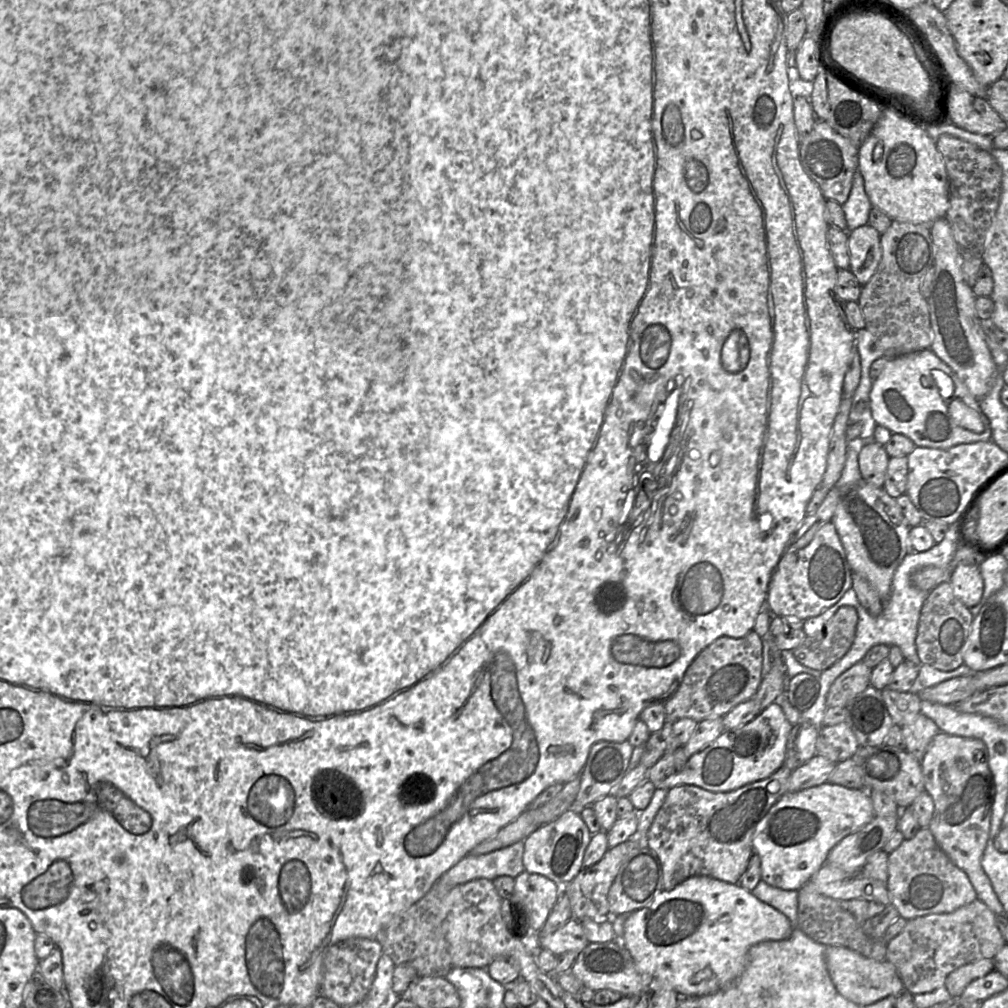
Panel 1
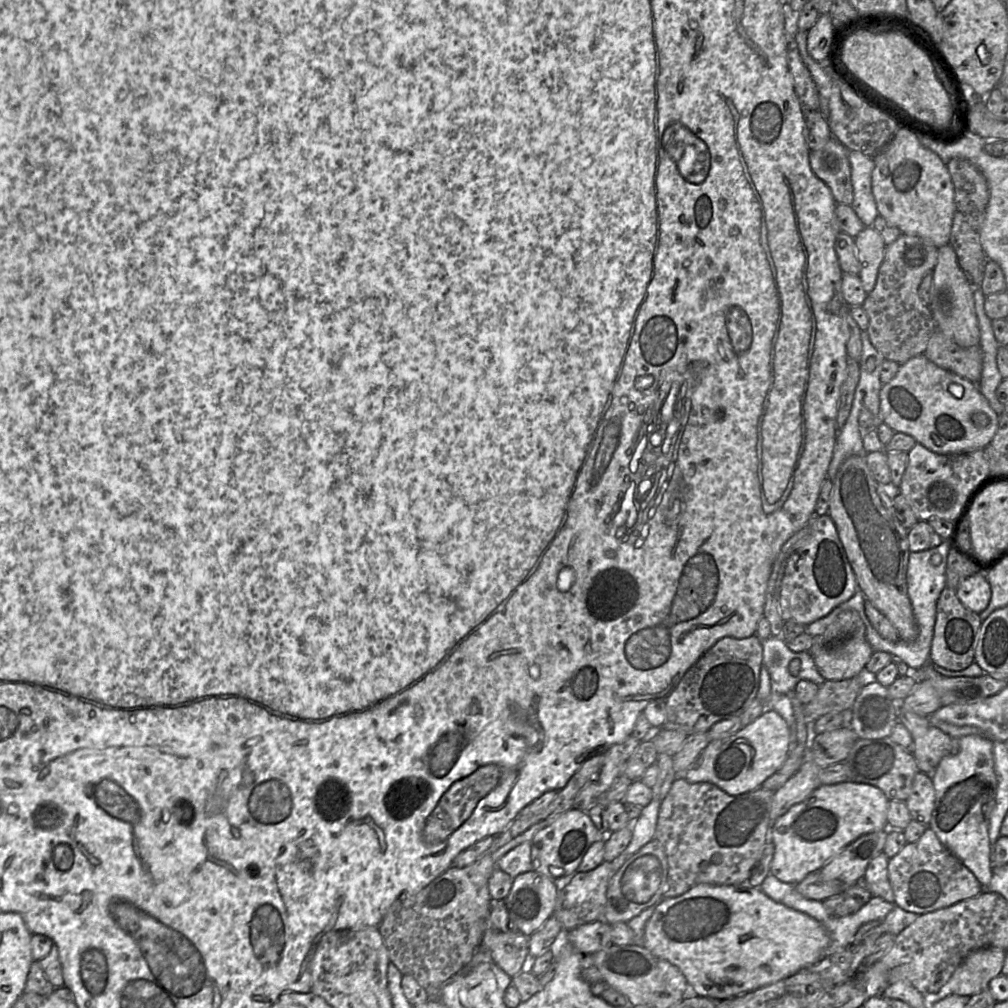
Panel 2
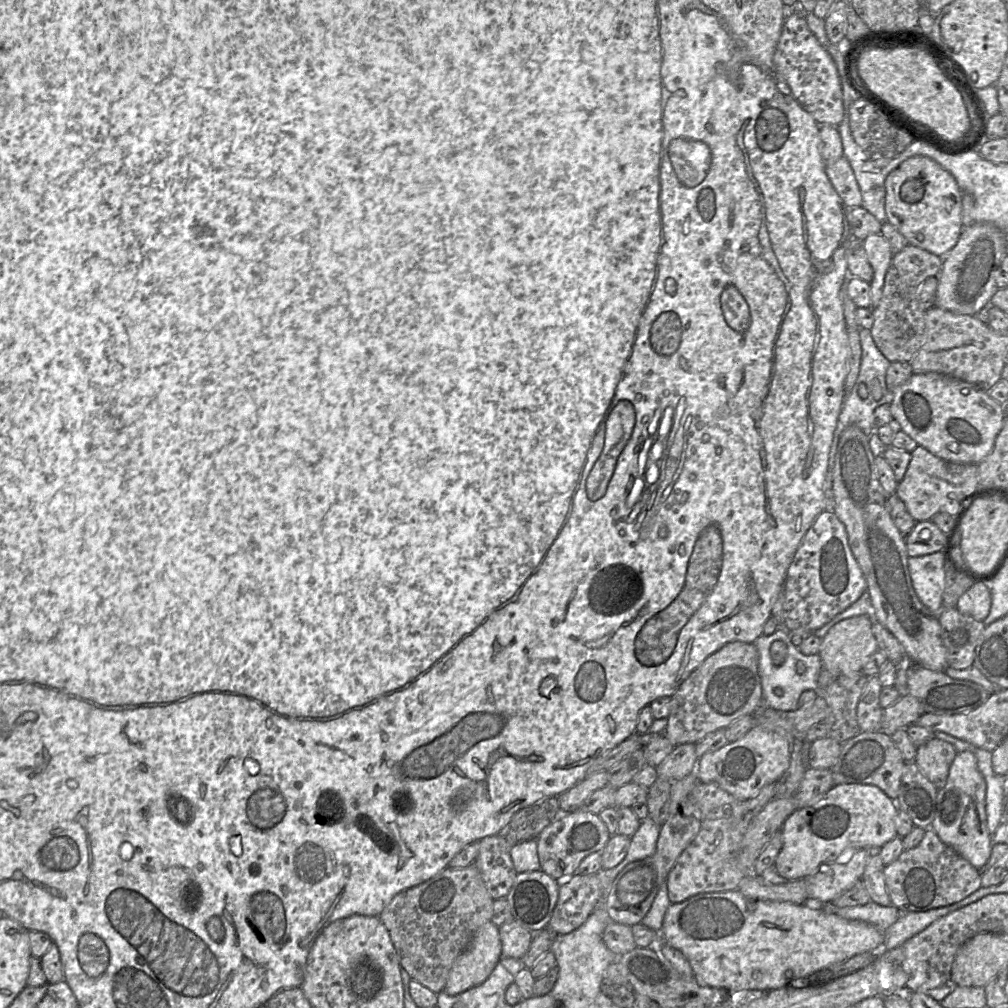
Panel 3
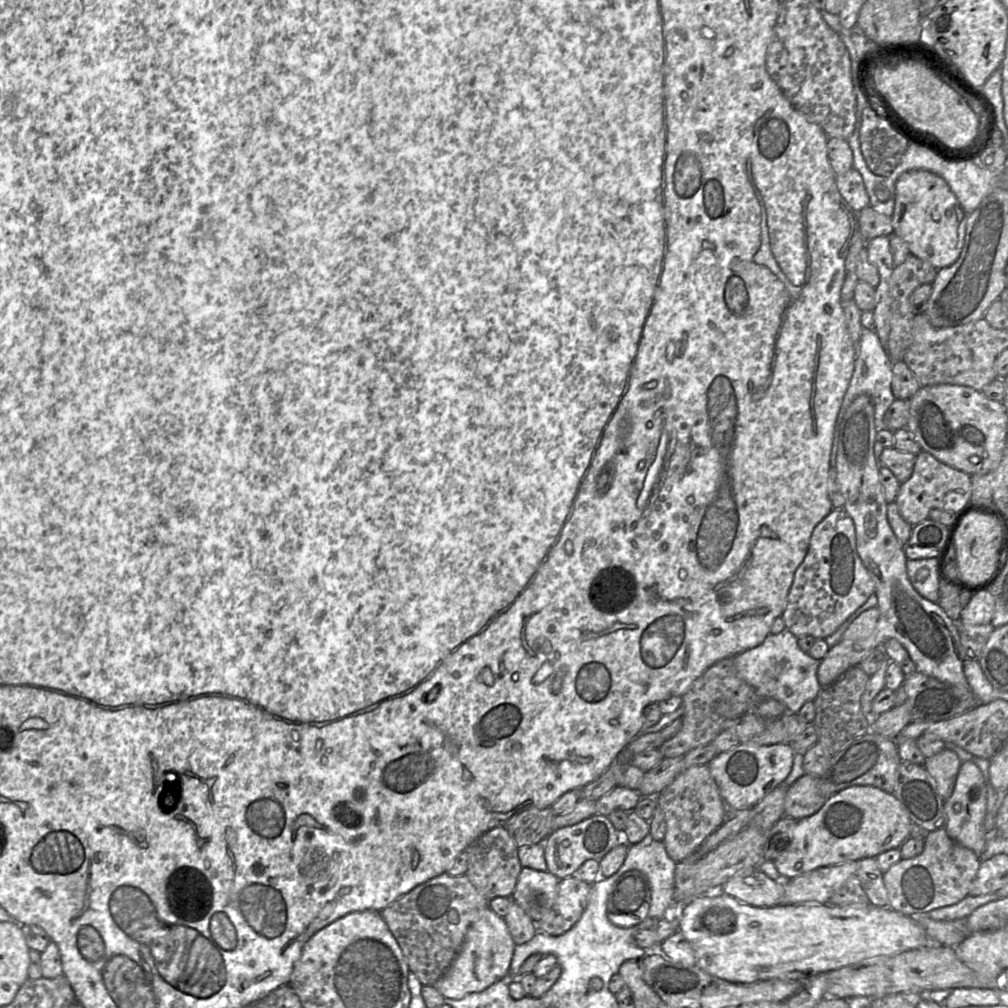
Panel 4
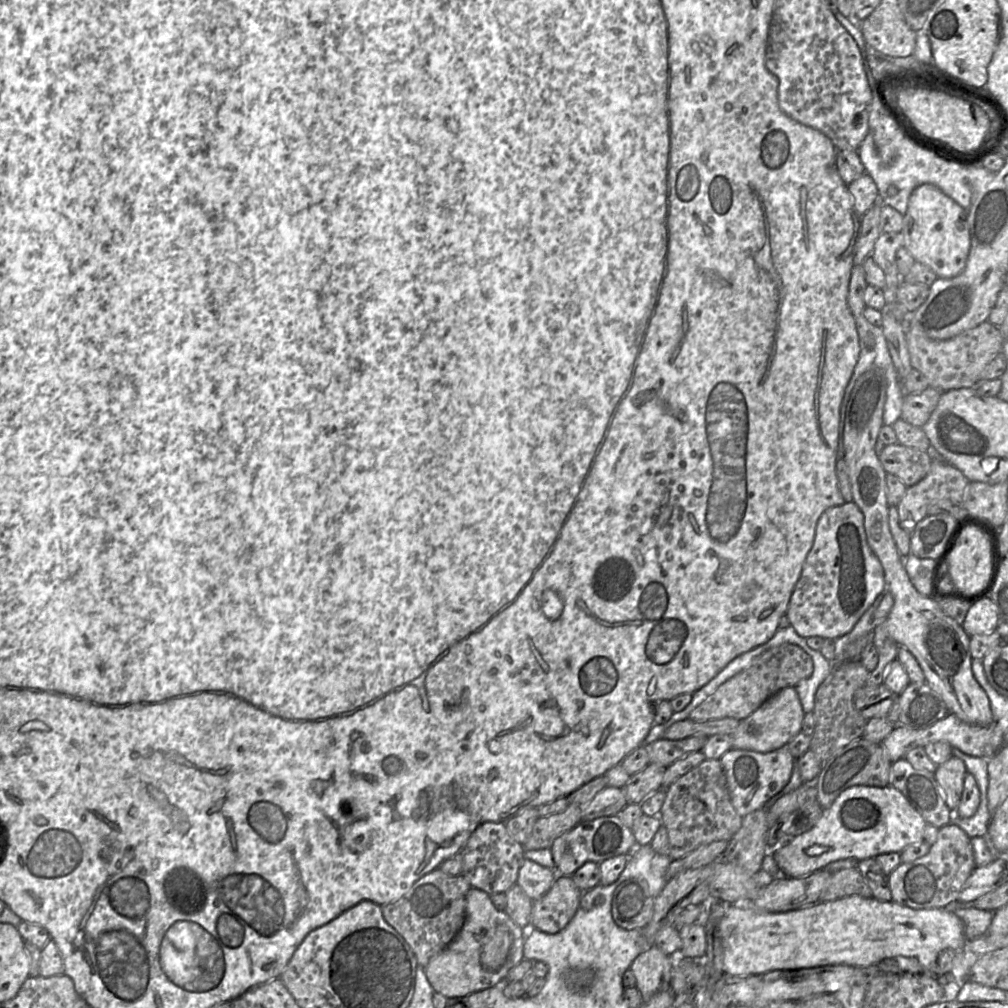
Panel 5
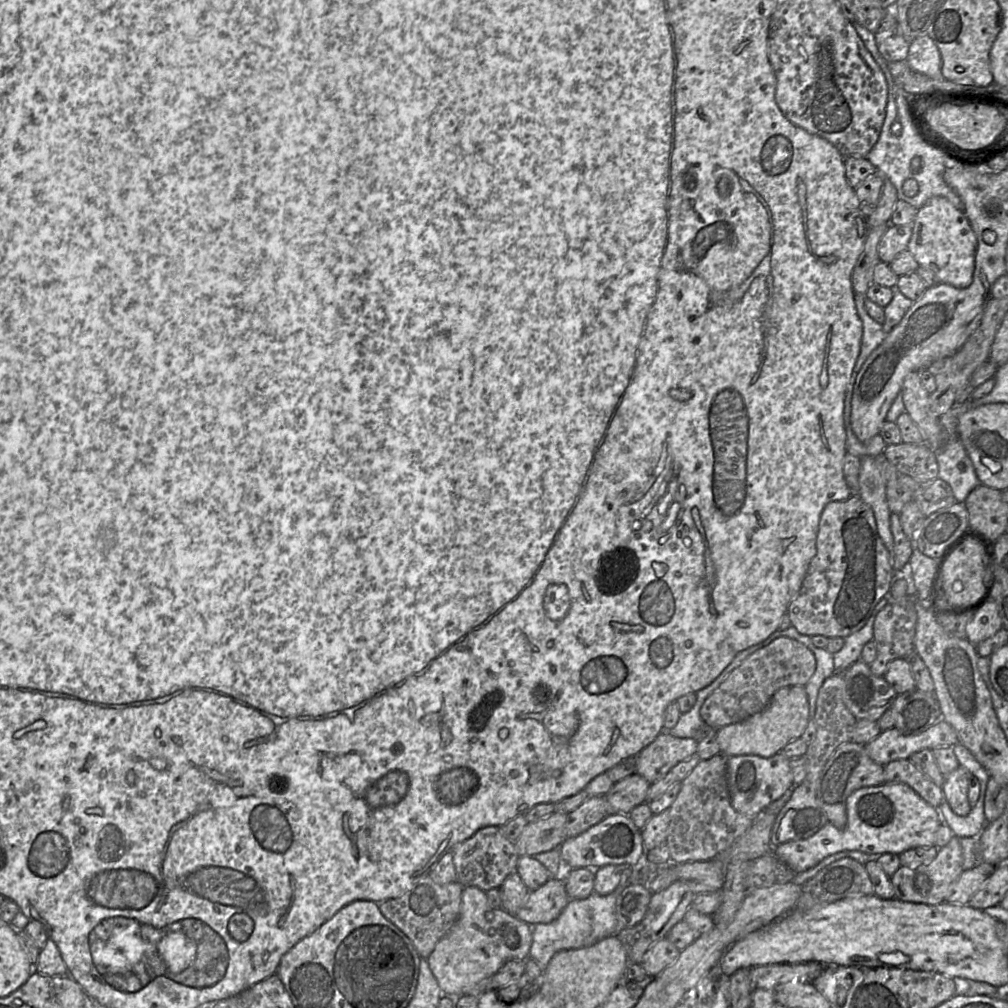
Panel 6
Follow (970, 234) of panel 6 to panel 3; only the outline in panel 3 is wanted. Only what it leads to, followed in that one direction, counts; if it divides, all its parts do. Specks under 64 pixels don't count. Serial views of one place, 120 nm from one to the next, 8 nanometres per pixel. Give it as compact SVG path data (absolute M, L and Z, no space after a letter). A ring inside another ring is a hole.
M913 156L903 161L885 179L886 221L892 224L909 244L944 258L956 246L963 231L962 197L963 193L949 171L929 157Z

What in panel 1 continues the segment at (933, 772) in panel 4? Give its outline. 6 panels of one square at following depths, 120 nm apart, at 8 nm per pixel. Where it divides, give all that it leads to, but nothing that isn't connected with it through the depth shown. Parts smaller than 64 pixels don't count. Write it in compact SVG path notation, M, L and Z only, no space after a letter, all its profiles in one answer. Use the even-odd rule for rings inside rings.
M921 712L911 723L903 725L901 729L905 740L905 750L919 761L924 757L932 739L940 732L936 723Z

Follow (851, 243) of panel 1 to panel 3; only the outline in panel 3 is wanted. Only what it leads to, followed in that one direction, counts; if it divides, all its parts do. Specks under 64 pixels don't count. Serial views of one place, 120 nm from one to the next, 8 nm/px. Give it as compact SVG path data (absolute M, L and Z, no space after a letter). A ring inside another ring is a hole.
M871 234L863 240L867 259L873 268L870 282L871 307L876 307L882 296L885 275L893 253L887 239L881 234Z

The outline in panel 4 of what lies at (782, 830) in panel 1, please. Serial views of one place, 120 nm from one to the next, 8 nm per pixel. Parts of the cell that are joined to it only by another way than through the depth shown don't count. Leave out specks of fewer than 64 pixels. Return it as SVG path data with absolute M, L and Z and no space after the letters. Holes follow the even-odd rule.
M870 785L847 787L829 797L816 813L797 821L790 845L774 860L774 864L780 875L794 879L820 867L875 858L887 850L900 848L910 837L911 823L906 810L894 794Z

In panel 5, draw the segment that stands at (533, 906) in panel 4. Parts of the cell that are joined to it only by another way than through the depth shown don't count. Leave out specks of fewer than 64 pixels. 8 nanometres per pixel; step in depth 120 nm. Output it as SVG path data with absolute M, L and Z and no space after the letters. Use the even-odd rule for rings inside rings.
M524 859L518 872L516 884L532 901L535 901L550 890L557 874L556 871Z

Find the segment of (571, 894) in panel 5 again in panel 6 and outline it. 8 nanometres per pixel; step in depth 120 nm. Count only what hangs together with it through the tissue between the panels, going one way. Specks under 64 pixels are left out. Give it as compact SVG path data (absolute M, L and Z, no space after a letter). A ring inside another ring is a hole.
M551 877L541 887L529 892L515 916L531 927L538 923L551 923L560 916L569 901L564 877Z

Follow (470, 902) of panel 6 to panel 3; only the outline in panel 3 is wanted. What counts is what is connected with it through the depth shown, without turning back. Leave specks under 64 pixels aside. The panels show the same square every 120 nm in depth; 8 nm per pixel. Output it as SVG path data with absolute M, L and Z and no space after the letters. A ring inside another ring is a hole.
M492 921L483 925L469 947L456 959L443 991L458 995L482 984L502 957L499 927Z

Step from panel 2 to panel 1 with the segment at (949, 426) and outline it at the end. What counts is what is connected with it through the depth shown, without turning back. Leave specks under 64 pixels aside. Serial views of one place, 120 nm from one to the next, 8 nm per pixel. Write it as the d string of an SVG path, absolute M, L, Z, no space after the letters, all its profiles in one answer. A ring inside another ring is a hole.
M931 349L887 357L887 364L880 376L873 381L870 391L870 408L873 419L892 433L910 438L916 446L947 449L958 444L991 441L991 428L979 400L969 391L956 373Z

